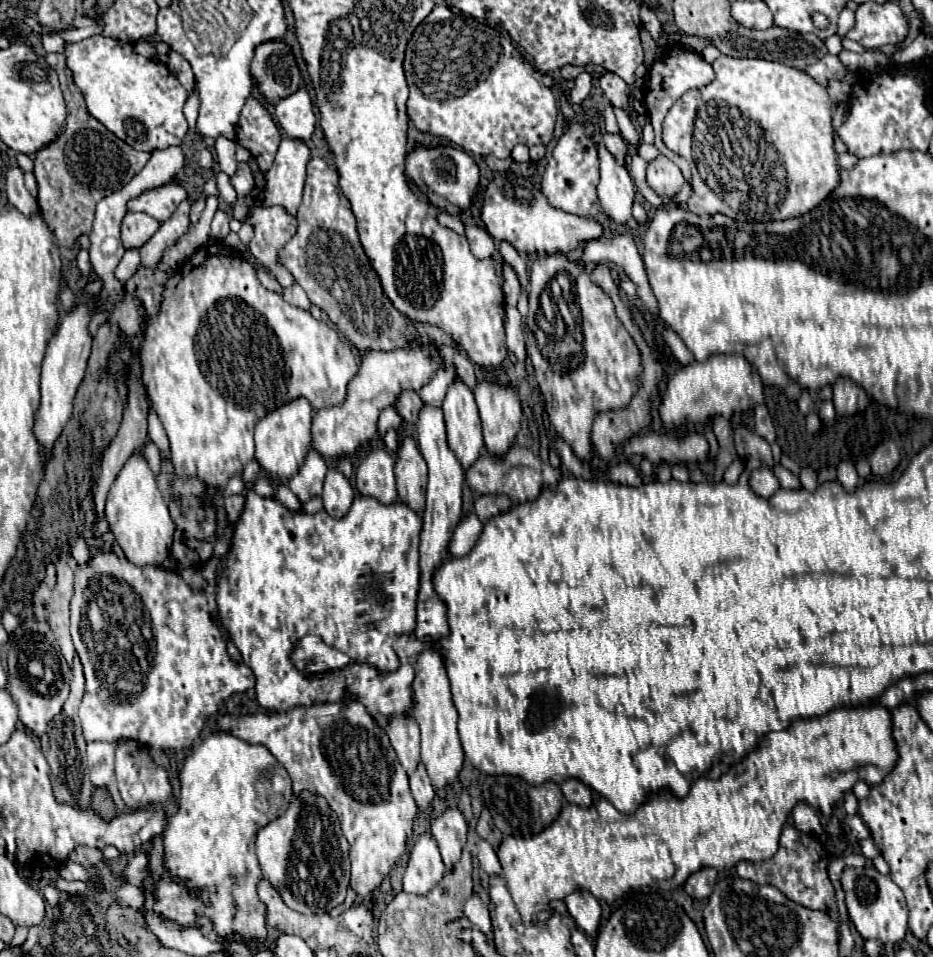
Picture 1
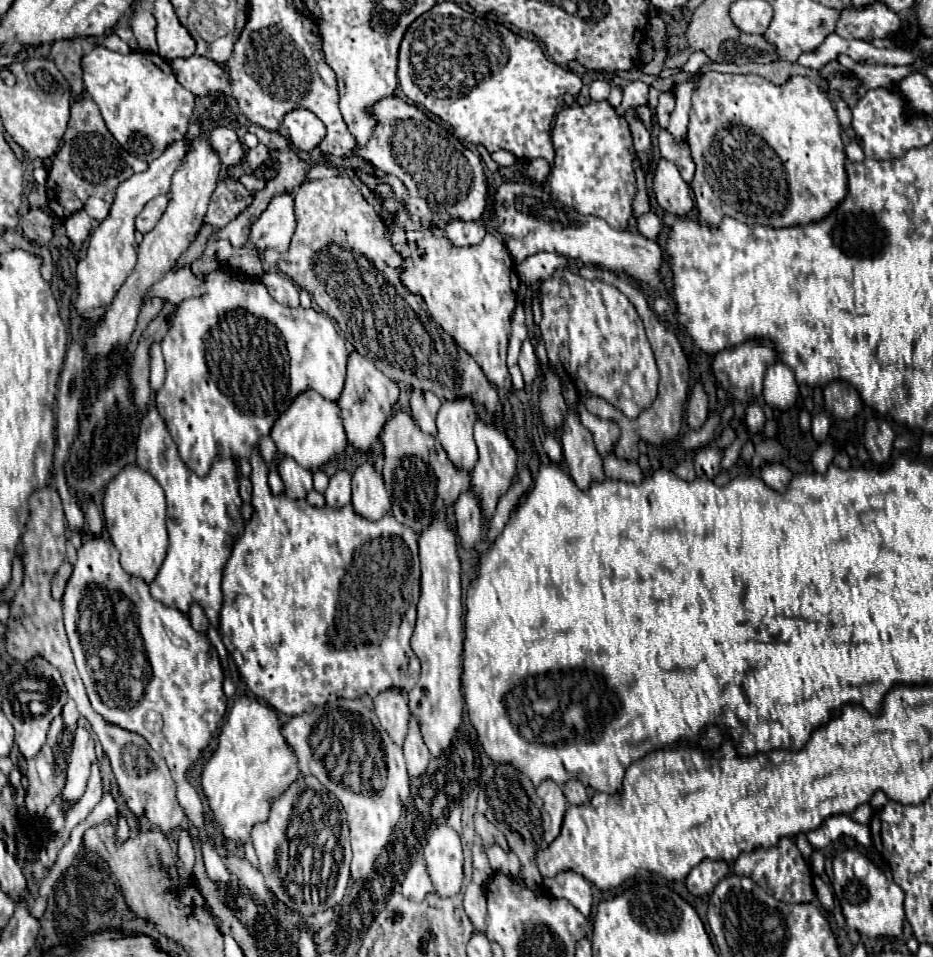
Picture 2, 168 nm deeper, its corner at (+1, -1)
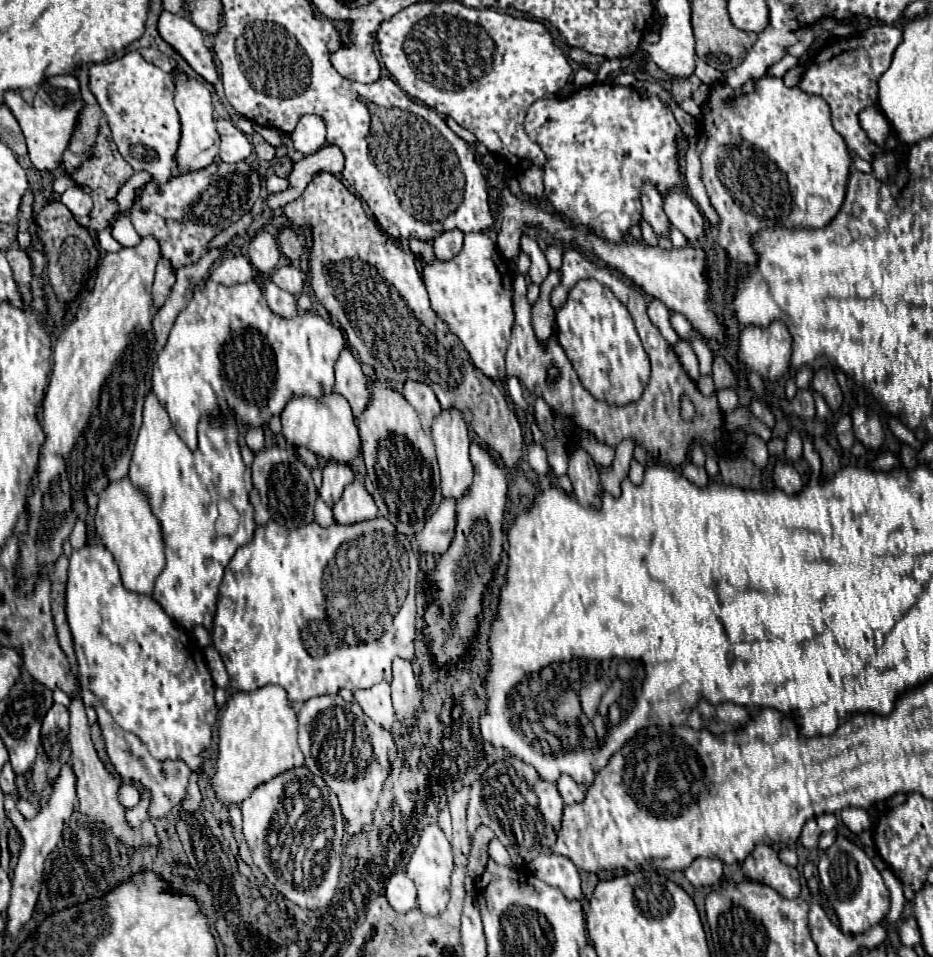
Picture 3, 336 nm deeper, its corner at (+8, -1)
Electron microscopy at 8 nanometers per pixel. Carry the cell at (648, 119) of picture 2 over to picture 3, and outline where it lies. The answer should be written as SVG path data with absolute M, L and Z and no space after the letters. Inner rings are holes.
M594 83L568 99L540 99L528 111L534 113L526 115L526 133L546 155L544 187L548 201L564 219L588 225L606 241L622 241L630 225L638 225L642 219L640 189L644 181L652 181L662 195L680 181L676 135L682 131L672 111L658 97L644 99L632 87Z

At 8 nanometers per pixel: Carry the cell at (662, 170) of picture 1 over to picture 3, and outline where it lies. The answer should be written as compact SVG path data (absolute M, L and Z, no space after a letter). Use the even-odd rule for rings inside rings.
M668 191L664 195L664 211L668 221L690 241L698 241L704 235L704 215L698 211L698 205L684 191Z

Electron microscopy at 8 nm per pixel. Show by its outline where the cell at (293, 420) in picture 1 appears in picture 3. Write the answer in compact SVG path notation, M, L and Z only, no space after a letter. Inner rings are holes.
M336 393L326 395L322 399L294 397L284 407L280 419L282 419L282 437L292 447L306 447L316 457L322 457L326 461L332 459L340 463L350 463L360 453L360 435L350 405L344 397Z

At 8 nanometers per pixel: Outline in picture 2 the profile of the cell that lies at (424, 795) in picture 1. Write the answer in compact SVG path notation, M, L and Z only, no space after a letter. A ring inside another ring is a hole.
M413 713L409 717L409 731L405 735L403 753L405 753L405 759L407 759L409 775L417 777L417 775L425 773L427 763L431 759L431 753L429 753L425 741L423 741L423 735L421 735L421 729L419 729L419 721L417 721L417 717Z

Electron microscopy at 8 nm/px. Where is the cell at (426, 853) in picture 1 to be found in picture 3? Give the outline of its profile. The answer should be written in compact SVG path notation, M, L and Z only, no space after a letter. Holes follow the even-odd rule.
M398 871L388 879L386 897L388 897L390 905L400 913L406 913L418 905L416 903L416 887L404 871Z

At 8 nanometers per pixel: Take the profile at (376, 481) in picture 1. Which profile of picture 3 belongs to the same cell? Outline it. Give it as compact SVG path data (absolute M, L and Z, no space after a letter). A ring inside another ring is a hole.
M358 479L352 481L350 485L346 485L342 501L338 501L332 511L334 511L334 519L344 525L368 521L378 515L374 497L366 491L366 487Z

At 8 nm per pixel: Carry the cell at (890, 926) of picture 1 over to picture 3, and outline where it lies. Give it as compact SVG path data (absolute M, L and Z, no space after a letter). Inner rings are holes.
M838 837L832 847L826 851L828 857L818 861L820 879L826 895L830 895L830 903L840 919L840 929L844 933L864 933L872 925L878 925L890 911L890 891L884 885L878 869L868 859L868 855L846 837Z

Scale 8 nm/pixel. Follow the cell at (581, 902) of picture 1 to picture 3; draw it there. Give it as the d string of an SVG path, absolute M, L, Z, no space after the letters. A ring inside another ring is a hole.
M544 853L538 855L532 863L530 863L530 871L542 879L544 883L558 887L566 899L574 901L582 897L582 889L580 889L580 873L576 869L576 865L562 855L554 855L554 853Z

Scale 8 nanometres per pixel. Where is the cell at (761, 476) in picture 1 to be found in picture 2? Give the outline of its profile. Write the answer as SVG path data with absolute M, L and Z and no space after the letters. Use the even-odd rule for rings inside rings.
M771 463L771 465L767 465L767 467L761 471L761 479L763 479L769 487L773 487L775 491L781 491L781 493L789 487L791 477L793 477L793 473L791 473L785 465L781 465L781 463Z

